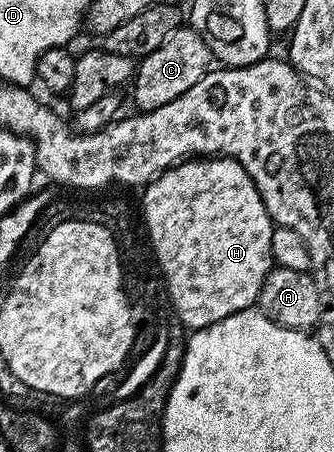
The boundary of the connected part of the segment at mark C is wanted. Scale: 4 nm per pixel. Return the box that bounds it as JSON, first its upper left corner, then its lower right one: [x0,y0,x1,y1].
[131,25,211,112]

